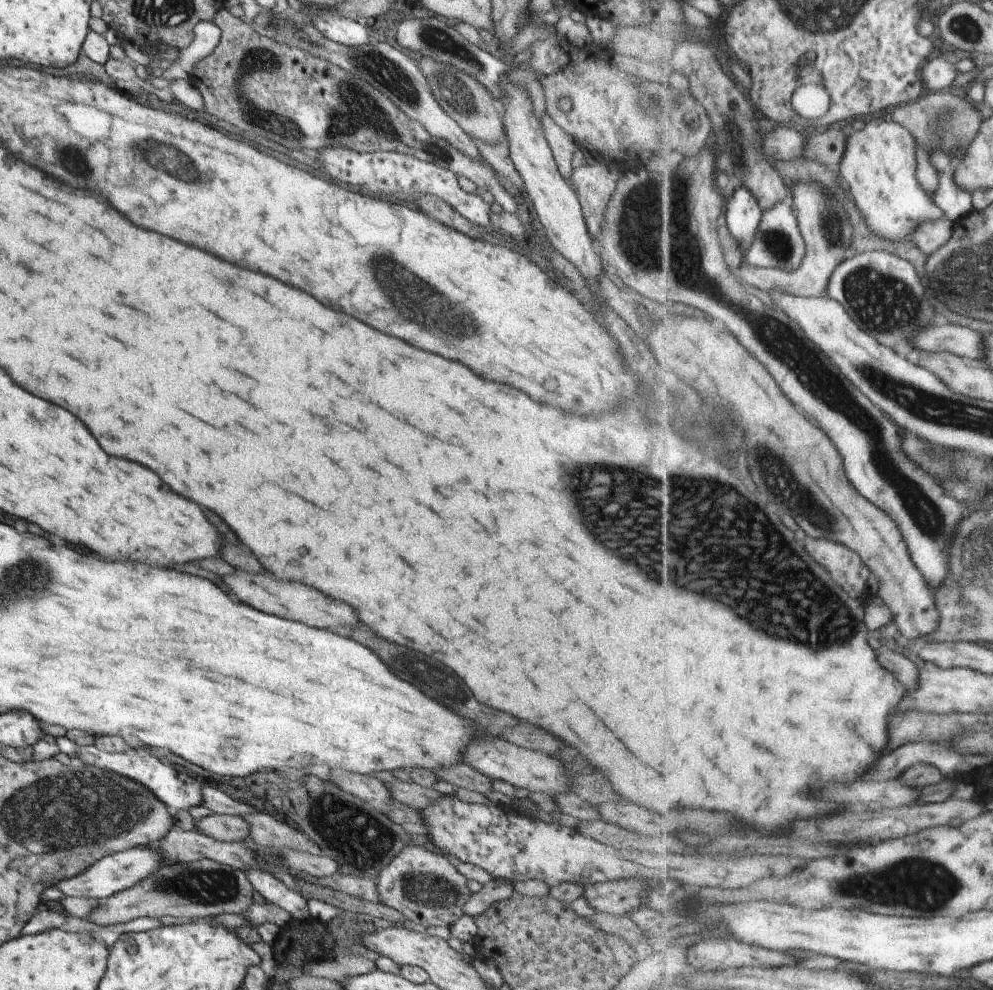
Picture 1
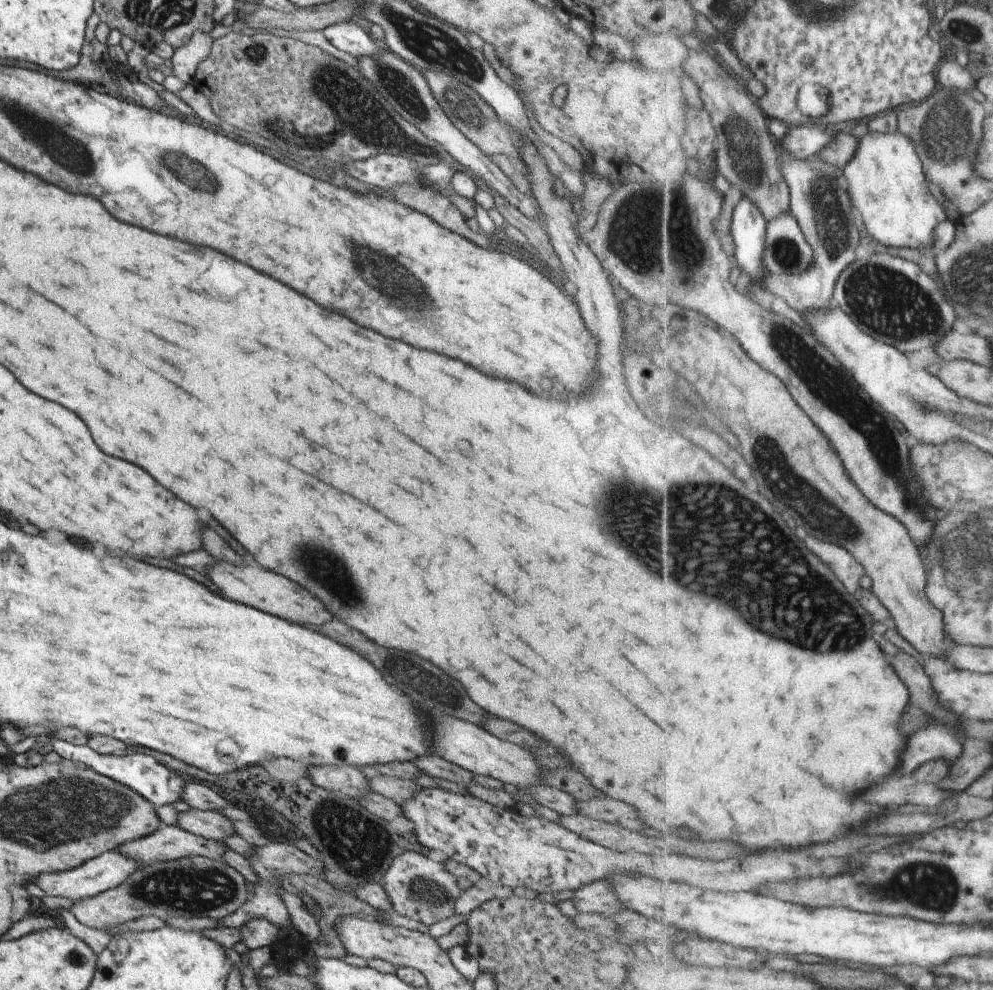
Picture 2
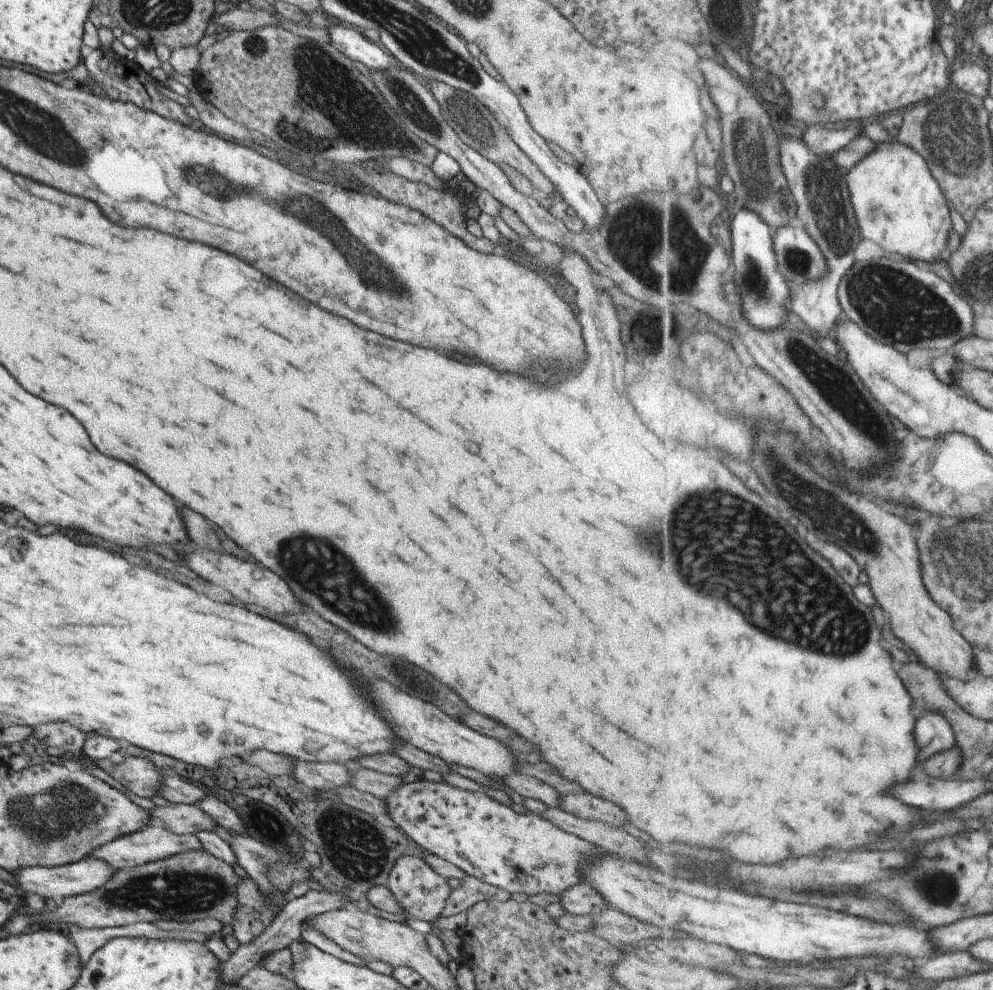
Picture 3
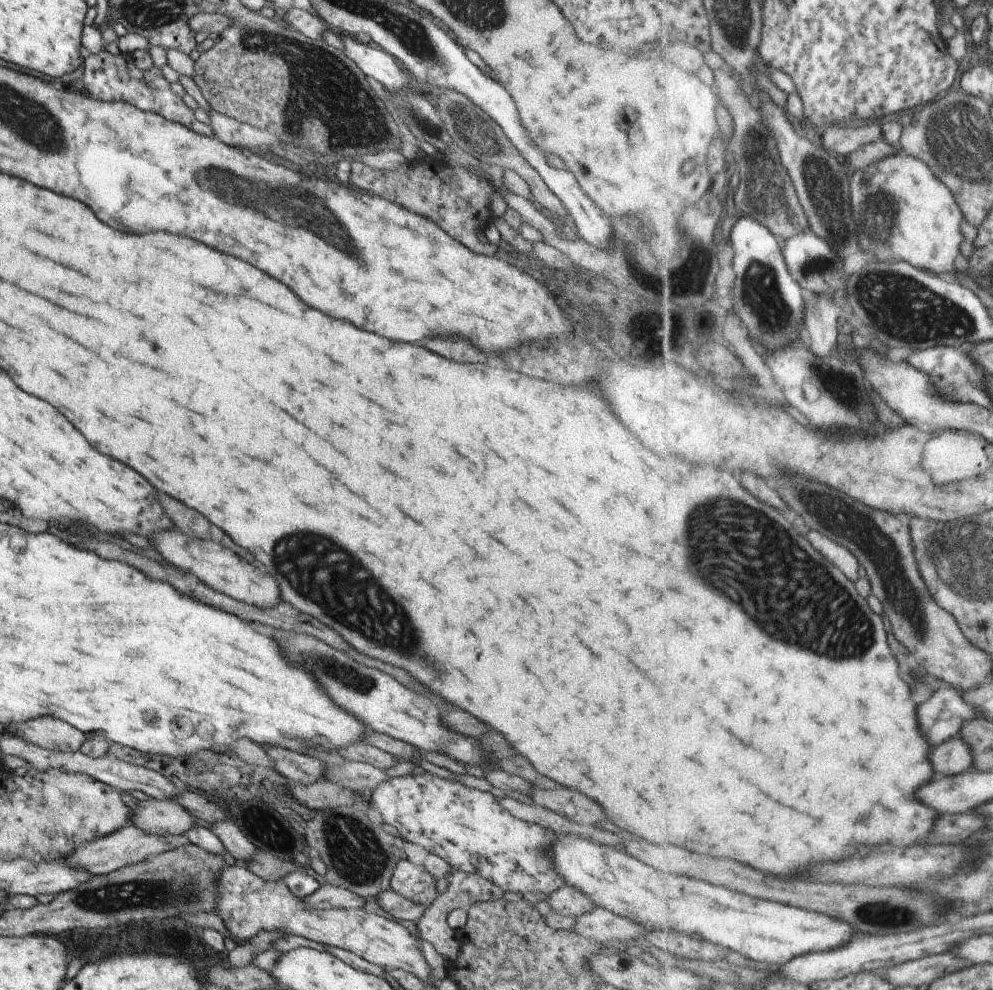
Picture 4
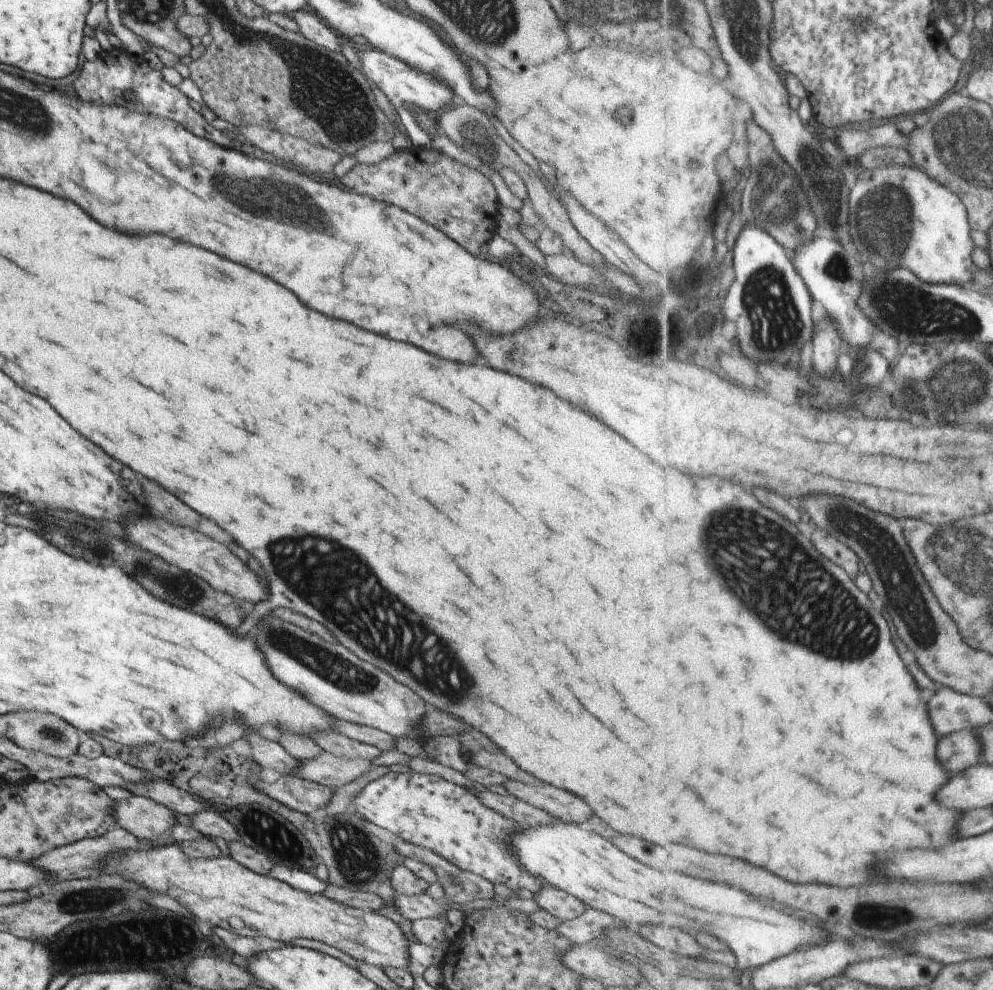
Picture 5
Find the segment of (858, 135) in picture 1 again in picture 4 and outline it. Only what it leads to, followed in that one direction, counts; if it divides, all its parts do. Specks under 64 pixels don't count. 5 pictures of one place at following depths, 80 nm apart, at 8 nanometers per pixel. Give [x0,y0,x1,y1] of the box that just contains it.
[850,151,967,276]

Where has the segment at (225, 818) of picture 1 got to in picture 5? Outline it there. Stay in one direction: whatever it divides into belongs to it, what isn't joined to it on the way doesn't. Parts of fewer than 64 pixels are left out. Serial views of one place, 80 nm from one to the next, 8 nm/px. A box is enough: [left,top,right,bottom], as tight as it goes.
[114,795,176,840]

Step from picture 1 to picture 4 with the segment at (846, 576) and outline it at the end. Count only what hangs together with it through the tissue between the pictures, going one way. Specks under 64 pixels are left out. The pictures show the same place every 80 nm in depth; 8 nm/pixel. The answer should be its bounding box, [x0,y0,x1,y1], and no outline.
[809,530,860,583]

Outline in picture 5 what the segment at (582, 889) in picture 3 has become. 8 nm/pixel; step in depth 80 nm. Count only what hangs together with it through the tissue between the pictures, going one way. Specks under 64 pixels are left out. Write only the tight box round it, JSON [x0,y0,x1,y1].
[533,886,587,921]

